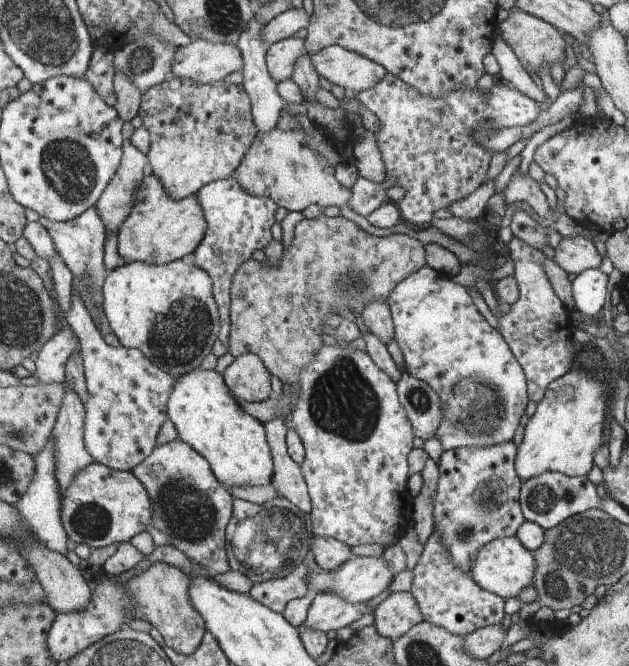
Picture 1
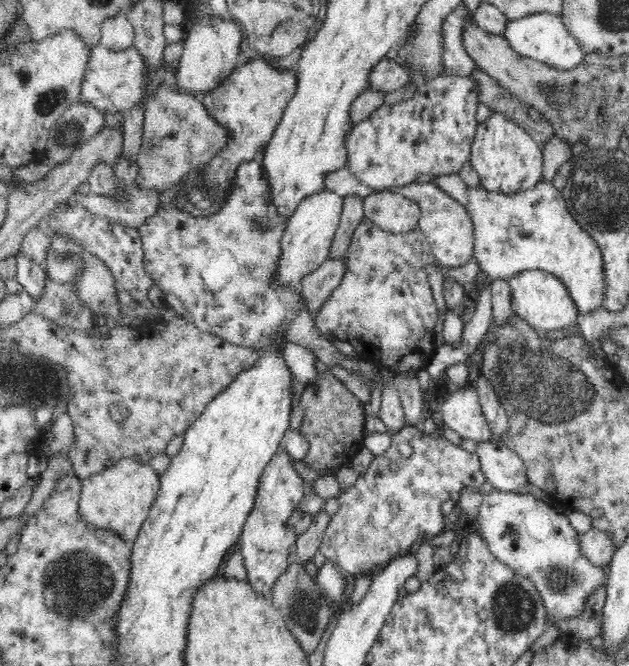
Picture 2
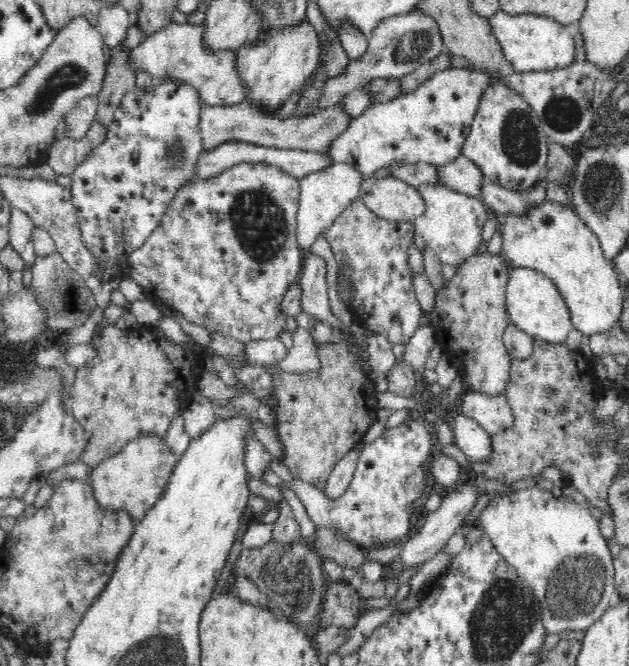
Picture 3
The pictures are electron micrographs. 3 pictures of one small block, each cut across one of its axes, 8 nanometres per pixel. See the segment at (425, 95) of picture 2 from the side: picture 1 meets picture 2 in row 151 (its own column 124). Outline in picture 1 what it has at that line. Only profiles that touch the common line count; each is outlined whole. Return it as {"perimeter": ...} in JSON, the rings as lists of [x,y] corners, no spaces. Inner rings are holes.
{"perimeter":[[[72,284],[70,308],[65,321],[78,336],[79,351],[83,357],[88,400],[86,444],[96,463],[120,471],[132,471],[156,447],[160,427],[168,418],[168,396],[176,379],[156,366],[138,349],[111,347],[104,342],[103,333],[88,314],[78,290]]]}

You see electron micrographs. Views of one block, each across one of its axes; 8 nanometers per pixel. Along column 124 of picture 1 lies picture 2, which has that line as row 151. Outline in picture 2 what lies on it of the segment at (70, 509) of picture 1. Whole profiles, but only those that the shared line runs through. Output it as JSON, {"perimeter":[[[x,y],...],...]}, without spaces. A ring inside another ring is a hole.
{"perimeter":[[[495,112],[480,124],[477,124],[469,157],[470,167],[480,179],[480,188],[512,195],[538,184],[543,174],[543,151],[531,134],[518,122],[508,120],[503,112]]]}

